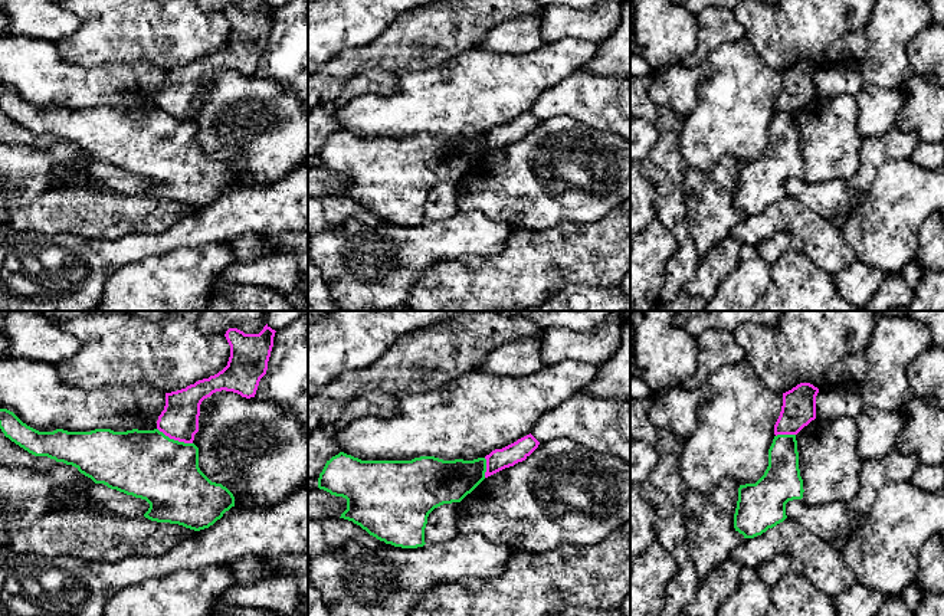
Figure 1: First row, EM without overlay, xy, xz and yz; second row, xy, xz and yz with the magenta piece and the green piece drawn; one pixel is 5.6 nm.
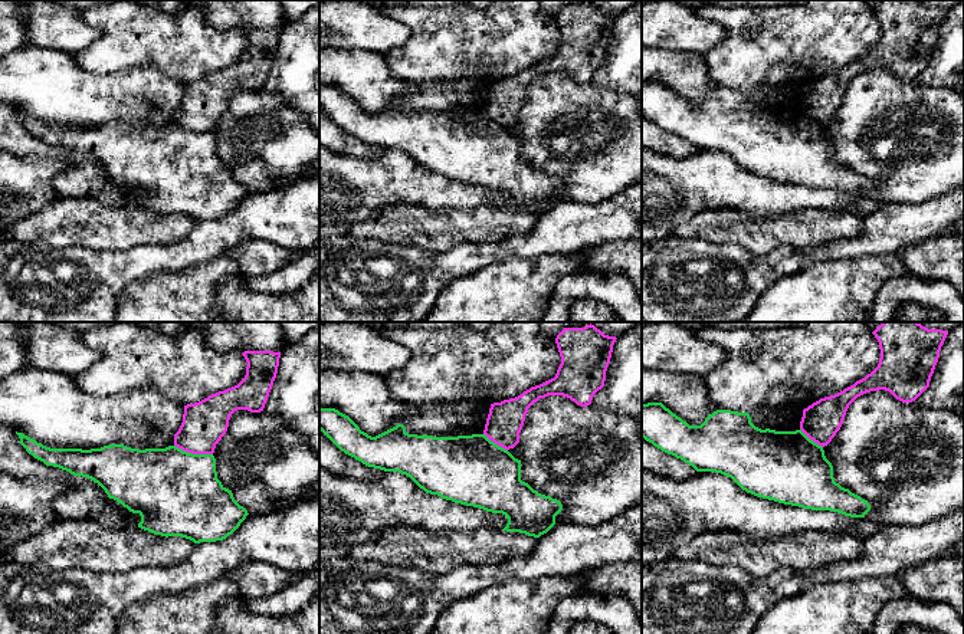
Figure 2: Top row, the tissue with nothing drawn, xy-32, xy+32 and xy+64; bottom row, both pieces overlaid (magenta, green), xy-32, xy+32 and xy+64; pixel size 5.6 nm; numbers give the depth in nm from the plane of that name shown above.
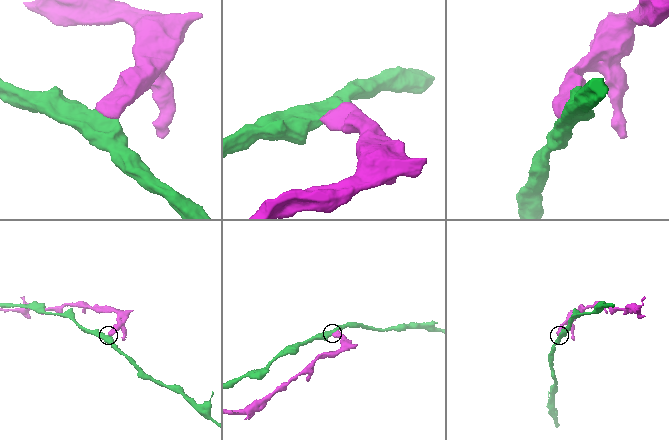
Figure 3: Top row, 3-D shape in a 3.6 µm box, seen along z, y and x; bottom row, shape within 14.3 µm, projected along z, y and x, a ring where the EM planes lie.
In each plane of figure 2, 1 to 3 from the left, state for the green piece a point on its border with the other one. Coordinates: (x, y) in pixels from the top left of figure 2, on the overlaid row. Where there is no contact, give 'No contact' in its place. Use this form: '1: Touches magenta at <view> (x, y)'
1: Touches magenta at xy-32 (193, 453)
2: Touches magenta at xy+32 (495, 443)
3: Touches magenta at xy+64 (812, 439)

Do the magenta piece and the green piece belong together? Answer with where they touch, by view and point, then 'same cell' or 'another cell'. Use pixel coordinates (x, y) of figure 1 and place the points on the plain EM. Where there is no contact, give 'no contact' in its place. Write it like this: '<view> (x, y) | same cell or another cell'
xy (174, 117) | another cell

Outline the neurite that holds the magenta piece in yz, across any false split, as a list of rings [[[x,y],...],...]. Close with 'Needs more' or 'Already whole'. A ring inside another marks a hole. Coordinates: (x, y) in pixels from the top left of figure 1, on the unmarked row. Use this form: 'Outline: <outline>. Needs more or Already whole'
Outline: [[[800,60],[783,71],[783,83],[774,102],[774,112],[797,112],[816,96],[816,73],[819,66],[810,60]]]. Already whole

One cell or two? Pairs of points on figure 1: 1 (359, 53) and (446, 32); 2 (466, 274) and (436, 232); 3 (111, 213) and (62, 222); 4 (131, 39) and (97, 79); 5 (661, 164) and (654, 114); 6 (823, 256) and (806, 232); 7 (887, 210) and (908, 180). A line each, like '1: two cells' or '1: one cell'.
1: one cell
2: two cells
3: one cell
4: two cells
5: one cell
6: one cell
7: one cell

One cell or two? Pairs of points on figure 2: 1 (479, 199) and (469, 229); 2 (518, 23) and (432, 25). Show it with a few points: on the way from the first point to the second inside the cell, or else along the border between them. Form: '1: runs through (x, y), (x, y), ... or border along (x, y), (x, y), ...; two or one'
1: border along (501, 206), (443, 210); two
2: runs through (497, 25), (453, 25); one

